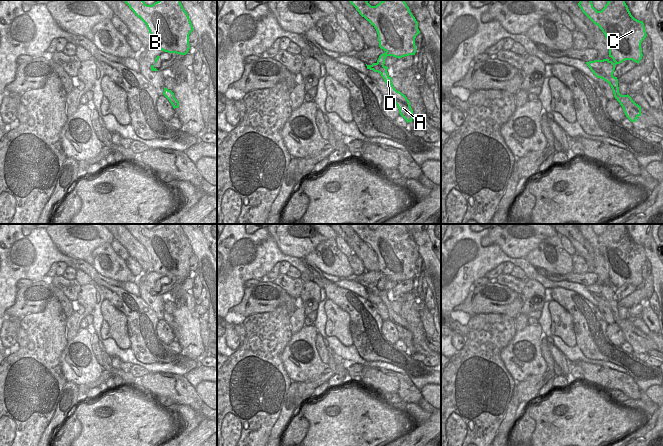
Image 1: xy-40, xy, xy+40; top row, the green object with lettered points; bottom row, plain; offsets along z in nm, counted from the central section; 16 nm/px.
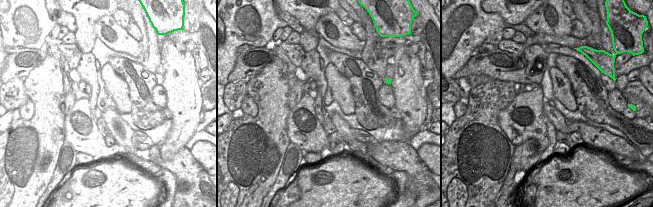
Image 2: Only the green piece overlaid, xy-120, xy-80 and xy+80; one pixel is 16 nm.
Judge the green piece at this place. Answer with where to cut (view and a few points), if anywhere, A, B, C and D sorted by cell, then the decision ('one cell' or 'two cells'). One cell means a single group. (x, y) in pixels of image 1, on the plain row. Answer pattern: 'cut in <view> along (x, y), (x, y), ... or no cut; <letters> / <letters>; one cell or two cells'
cut in xy along (385, 276), (390, 279); A D / B C; two cells

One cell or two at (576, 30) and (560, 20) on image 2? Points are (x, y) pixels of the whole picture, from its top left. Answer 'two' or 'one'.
two

